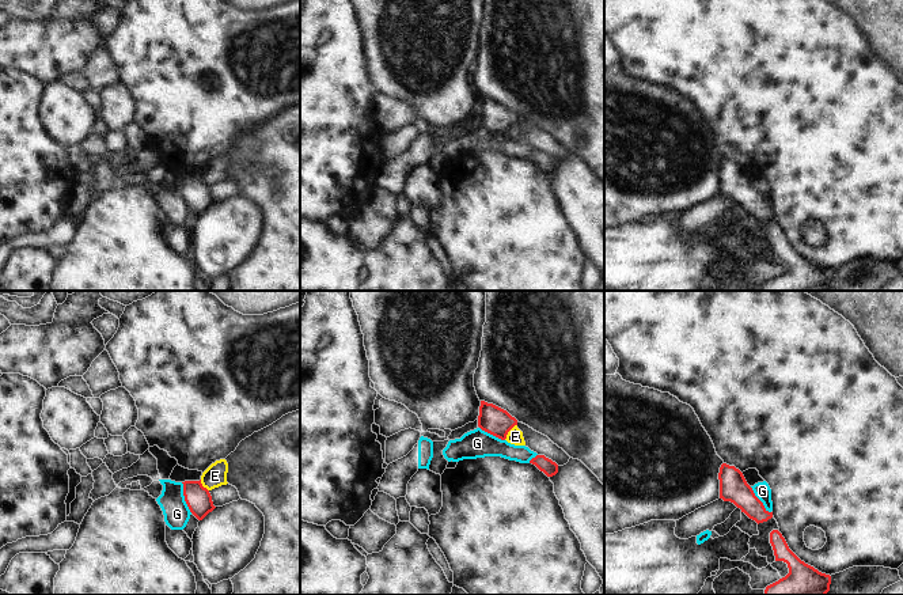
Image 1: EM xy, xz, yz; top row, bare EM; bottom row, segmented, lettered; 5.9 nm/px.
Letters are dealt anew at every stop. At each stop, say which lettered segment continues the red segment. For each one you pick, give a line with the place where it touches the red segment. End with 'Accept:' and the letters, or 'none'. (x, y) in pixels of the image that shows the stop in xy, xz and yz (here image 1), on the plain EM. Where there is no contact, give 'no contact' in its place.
Accept: none

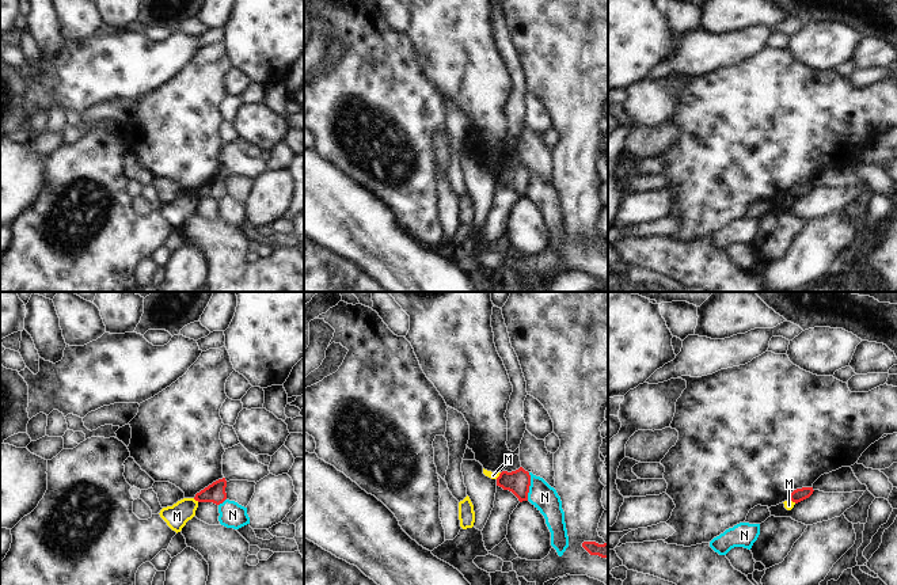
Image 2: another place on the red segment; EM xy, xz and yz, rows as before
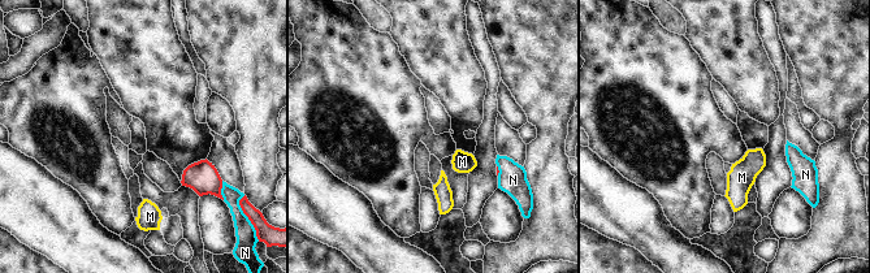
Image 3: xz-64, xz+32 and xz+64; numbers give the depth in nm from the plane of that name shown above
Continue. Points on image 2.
Accept: none

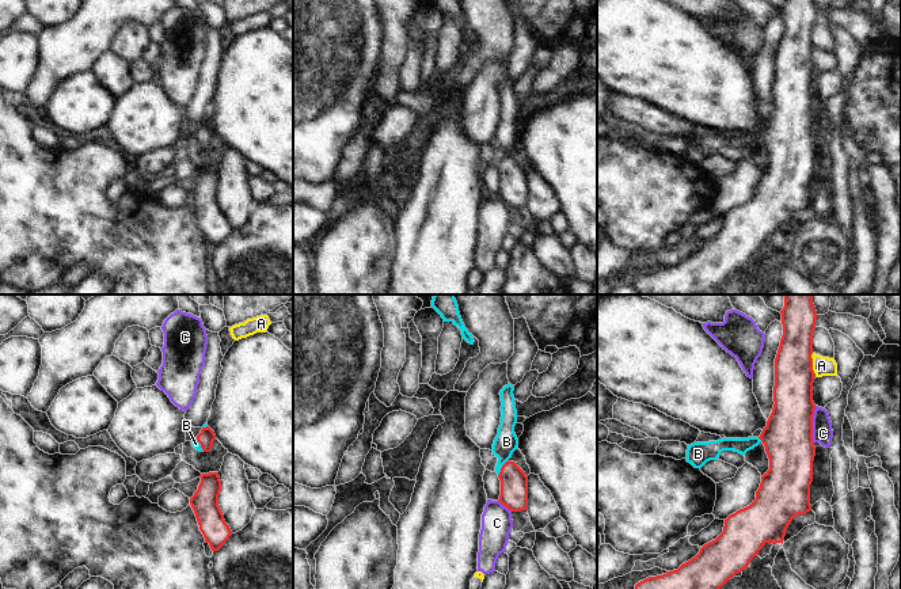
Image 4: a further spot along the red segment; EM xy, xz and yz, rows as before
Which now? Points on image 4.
B: meets red in xz at (502, 163)
Accept: B

